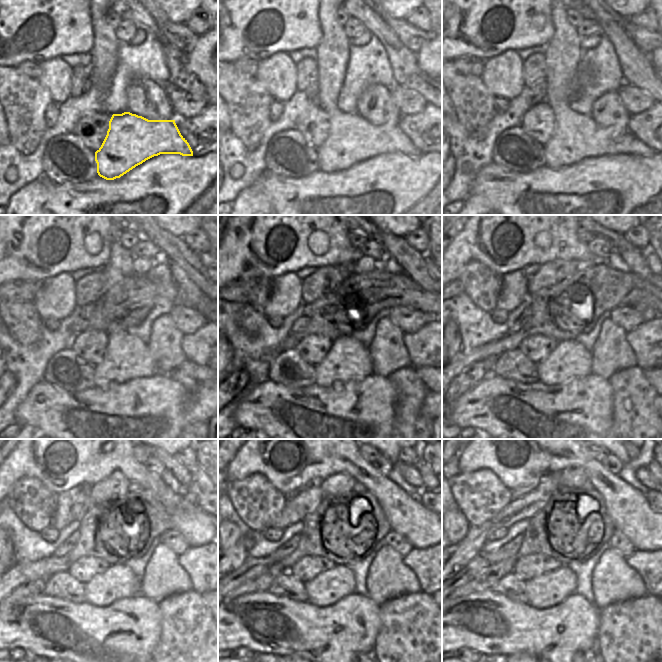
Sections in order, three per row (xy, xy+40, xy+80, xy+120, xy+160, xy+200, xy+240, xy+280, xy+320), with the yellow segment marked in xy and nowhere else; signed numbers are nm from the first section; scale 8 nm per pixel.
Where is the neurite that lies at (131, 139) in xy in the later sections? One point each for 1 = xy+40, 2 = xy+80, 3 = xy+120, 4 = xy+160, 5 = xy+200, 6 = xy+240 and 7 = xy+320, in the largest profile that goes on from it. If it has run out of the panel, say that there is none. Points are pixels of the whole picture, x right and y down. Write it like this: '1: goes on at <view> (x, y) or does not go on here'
1: goes on at xy+40 (352, 138)
2: goes on at xy+80 (575, 136)
3: goes on at xy+120 (126, 358)
4: goes on at xy+160 (347, 359)
5: goes on at xy+200 (570, 359)
6: goes on at xy+240 (118, 581)
7: goes on at xy+320 (549, 589)

